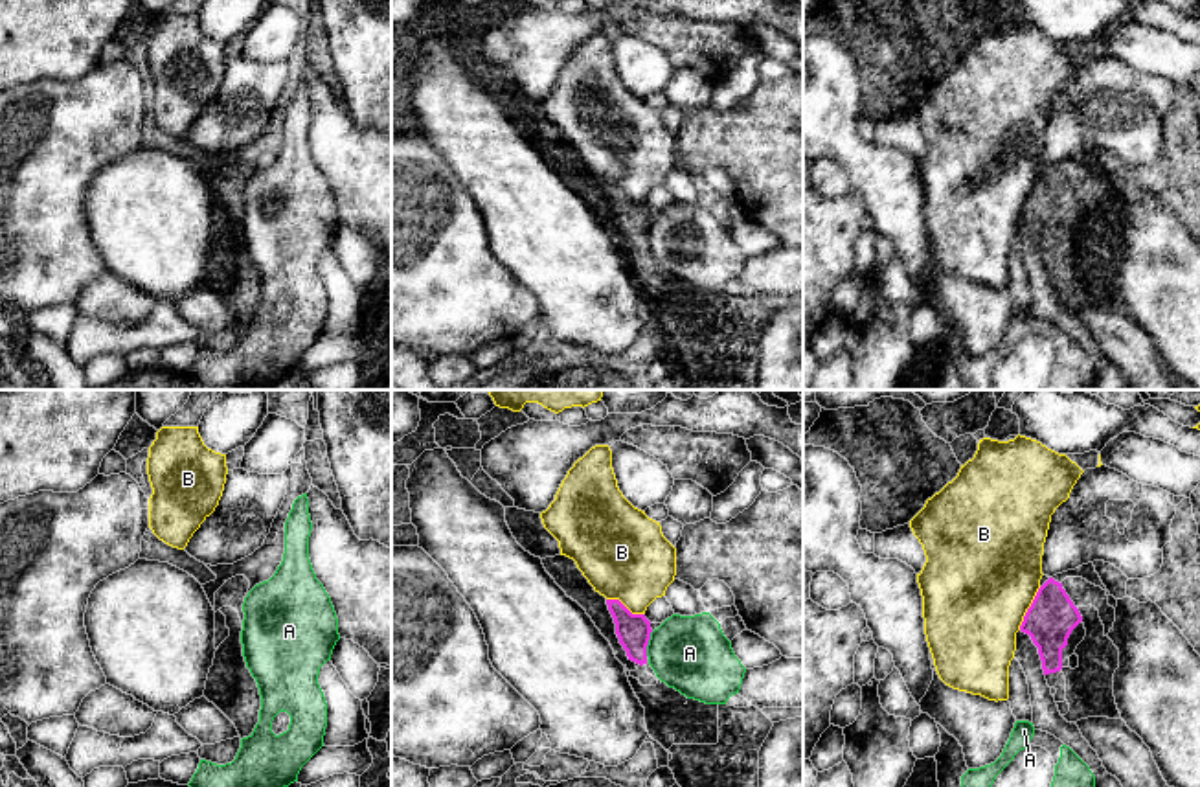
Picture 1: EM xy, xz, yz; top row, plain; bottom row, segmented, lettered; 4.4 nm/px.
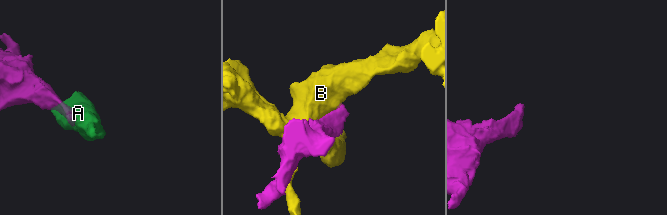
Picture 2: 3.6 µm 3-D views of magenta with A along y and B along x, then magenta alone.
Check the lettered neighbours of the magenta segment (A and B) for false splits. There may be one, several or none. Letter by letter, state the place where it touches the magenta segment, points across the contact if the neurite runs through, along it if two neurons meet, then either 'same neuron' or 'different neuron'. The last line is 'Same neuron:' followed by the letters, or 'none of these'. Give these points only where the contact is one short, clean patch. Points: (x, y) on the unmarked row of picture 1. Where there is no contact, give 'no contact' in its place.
A: xz (647, 232) | along xz (653, 219), (645, 243) | different neuron
B: yz (1028, 197) | different neuron
Same neuron: none of these

